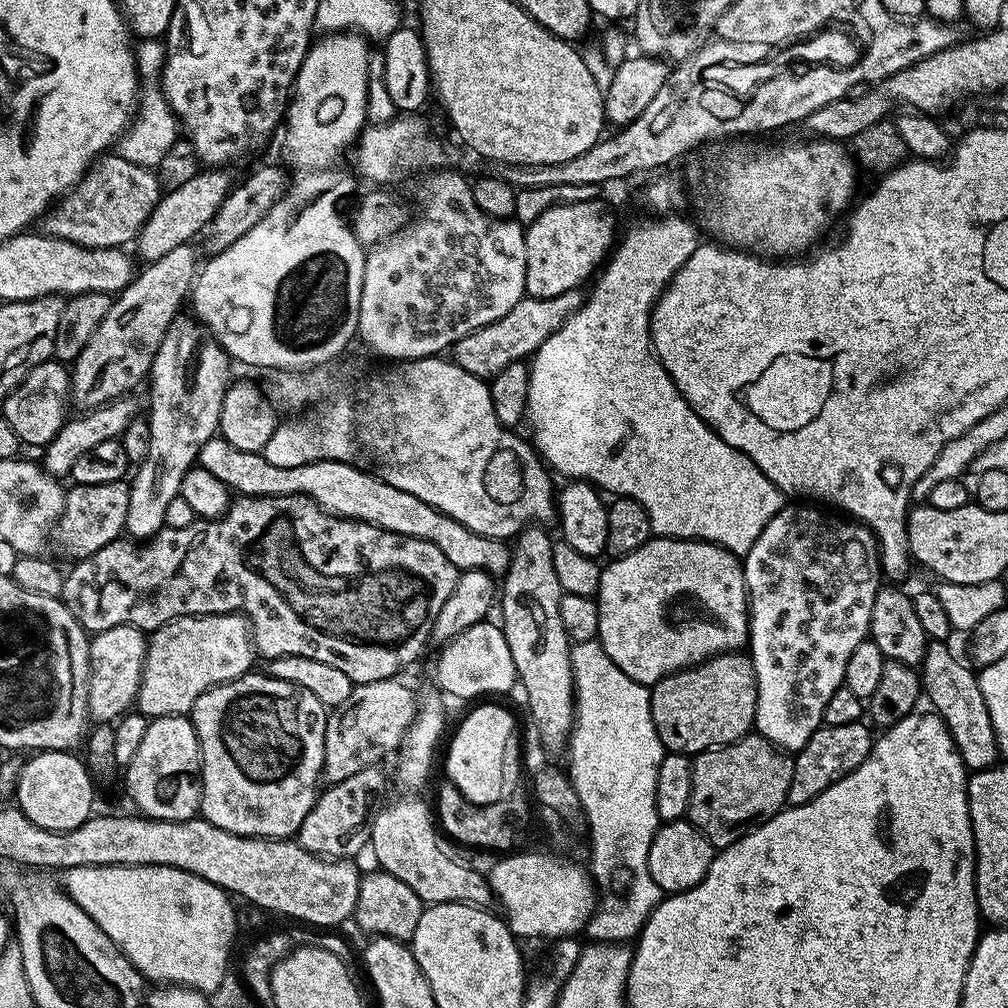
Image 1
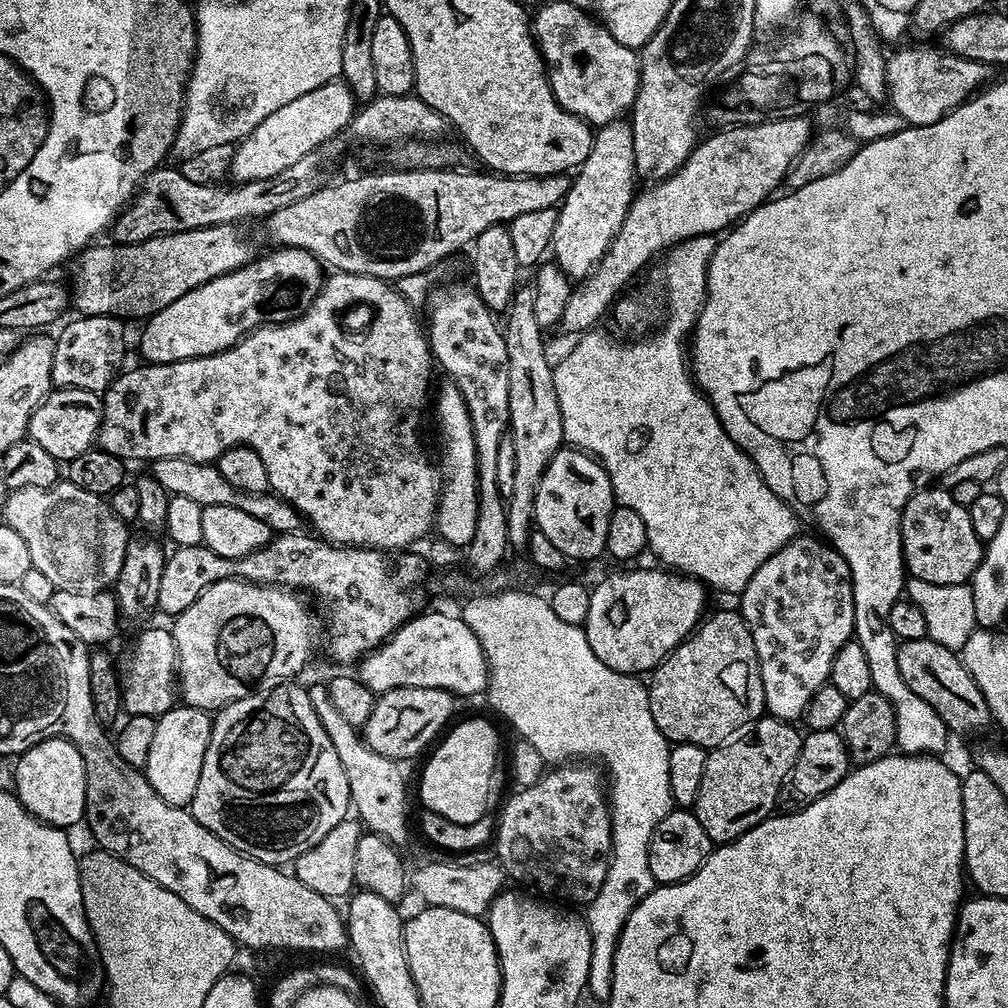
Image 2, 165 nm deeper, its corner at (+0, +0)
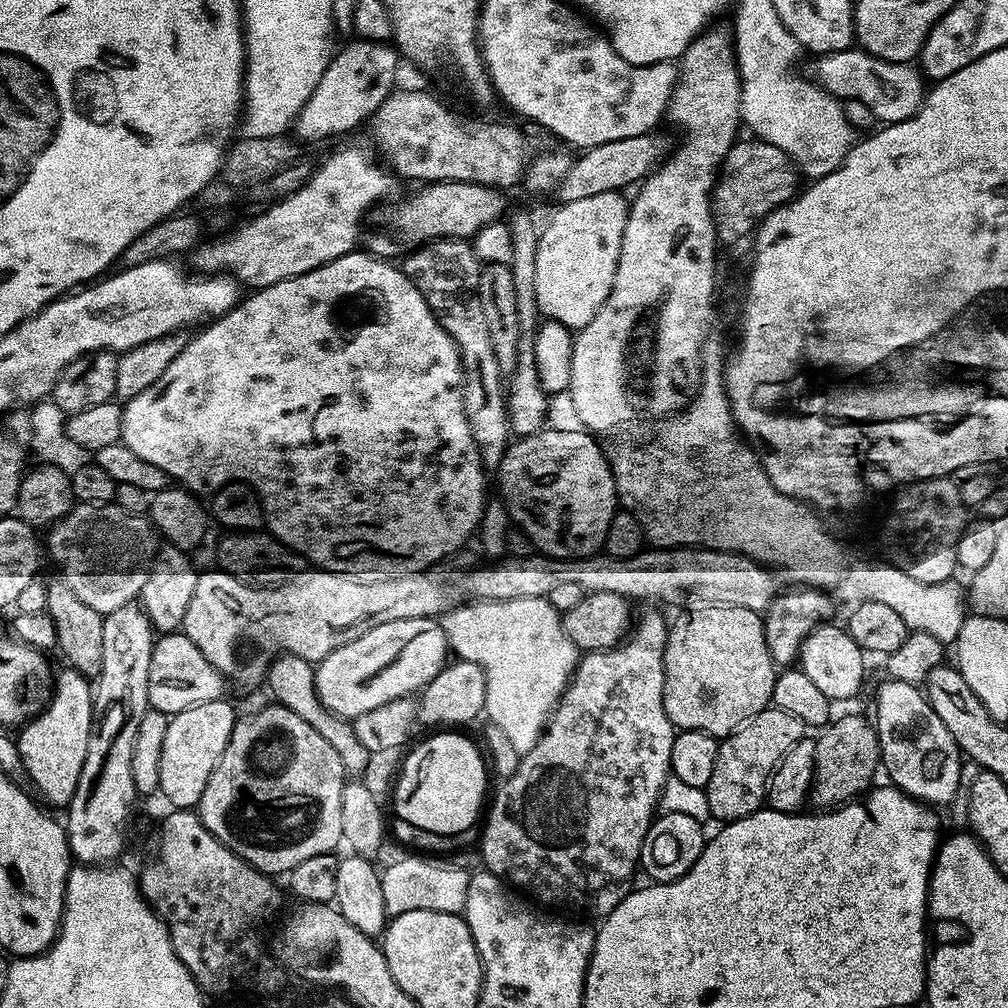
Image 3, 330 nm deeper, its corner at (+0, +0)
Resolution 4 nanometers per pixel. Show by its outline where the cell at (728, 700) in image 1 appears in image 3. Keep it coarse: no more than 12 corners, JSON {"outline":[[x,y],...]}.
{"outline":[[764,616],[671,621],[664,709],[723,738],[772,704]]}

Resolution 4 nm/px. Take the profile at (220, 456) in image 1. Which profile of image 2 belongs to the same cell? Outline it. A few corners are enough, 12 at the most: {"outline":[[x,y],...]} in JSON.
{"outline":[[158,458],[150,474],[169,496],[233,504],[276,534],[298,513],[275,494],[239,492],[215,463]]}

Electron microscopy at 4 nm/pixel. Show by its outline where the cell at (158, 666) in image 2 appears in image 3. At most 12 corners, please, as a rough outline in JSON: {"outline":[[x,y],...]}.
{"outline":[[183,631],[152,645],[148,707],[168,717],[225,695]]}

